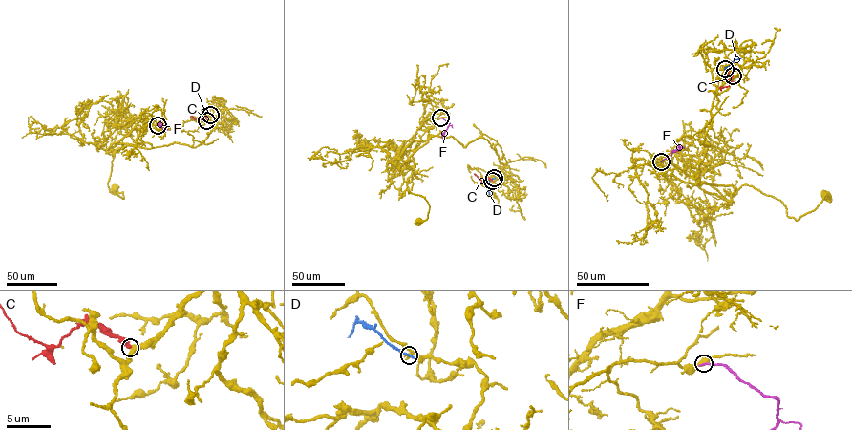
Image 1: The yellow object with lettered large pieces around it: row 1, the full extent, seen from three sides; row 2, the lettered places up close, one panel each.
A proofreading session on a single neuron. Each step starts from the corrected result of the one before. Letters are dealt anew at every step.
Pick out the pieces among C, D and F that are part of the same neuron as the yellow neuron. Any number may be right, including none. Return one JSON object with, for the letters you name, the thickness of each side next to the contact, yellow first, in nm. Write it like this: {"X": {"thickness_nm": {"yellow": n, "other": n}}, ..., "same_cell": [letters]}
{"same_cell": []}

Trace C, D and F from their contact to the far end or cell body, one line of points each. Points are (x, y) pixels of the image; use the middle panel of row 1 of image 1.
C: (492, 181), (487, 178), (481, 181), (474, 174)
D: (494, 178), (487, 183), (489, 194)
F: (440, 118), (449, 122), (442, 138)

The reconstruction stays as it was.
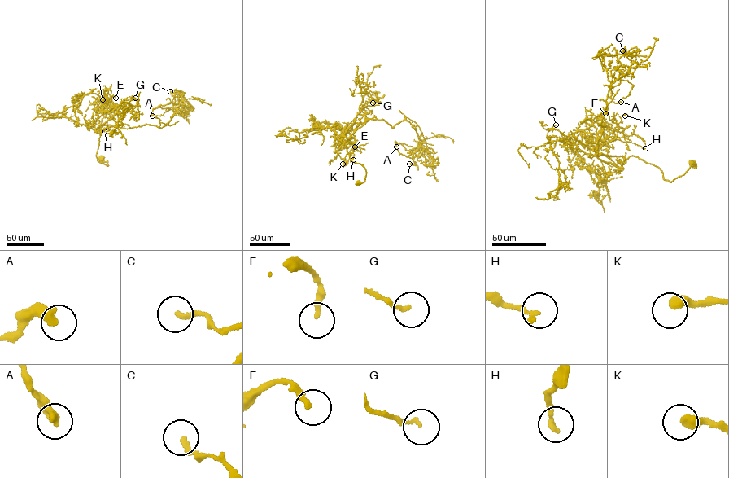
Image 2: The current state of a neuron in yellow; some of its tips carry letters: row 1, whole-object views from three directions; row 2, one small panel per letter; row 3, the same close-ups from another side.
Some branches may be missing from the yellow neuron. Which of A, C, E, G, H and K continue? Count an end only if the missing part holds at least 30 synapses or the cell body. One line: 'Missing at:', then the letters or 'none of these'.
Missing at: none of these

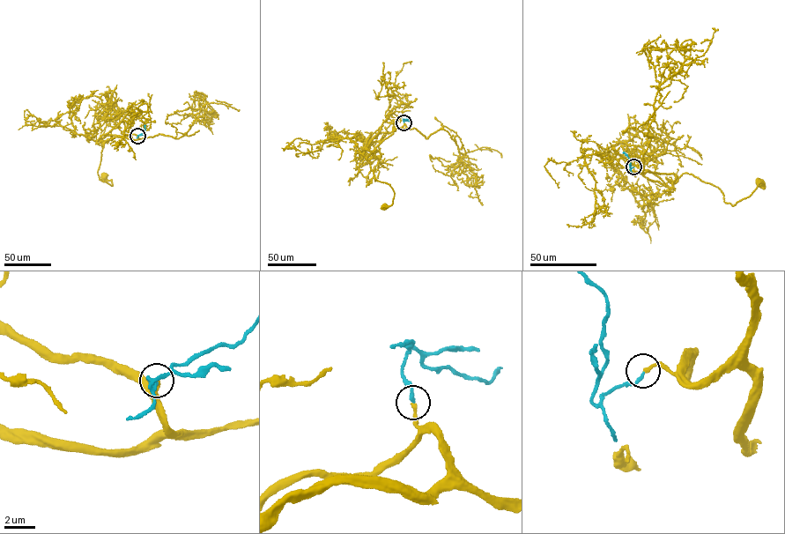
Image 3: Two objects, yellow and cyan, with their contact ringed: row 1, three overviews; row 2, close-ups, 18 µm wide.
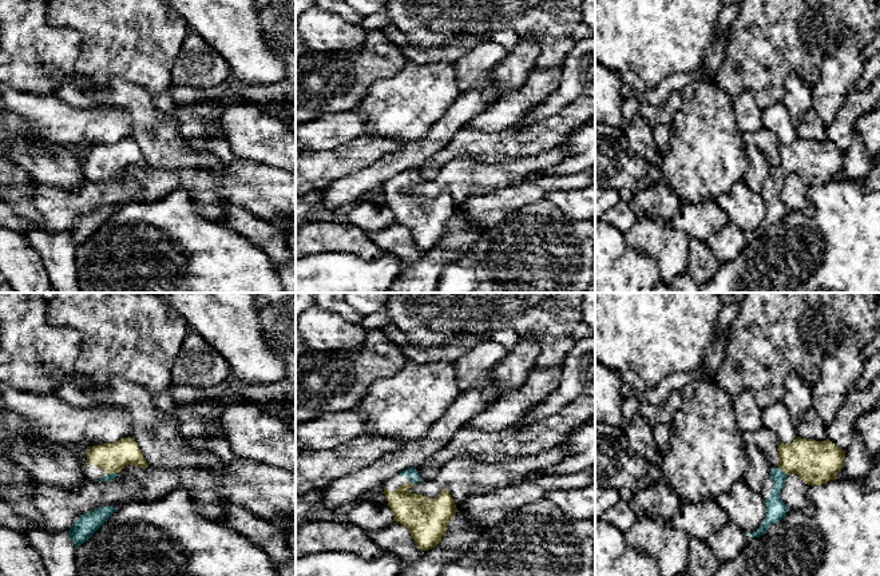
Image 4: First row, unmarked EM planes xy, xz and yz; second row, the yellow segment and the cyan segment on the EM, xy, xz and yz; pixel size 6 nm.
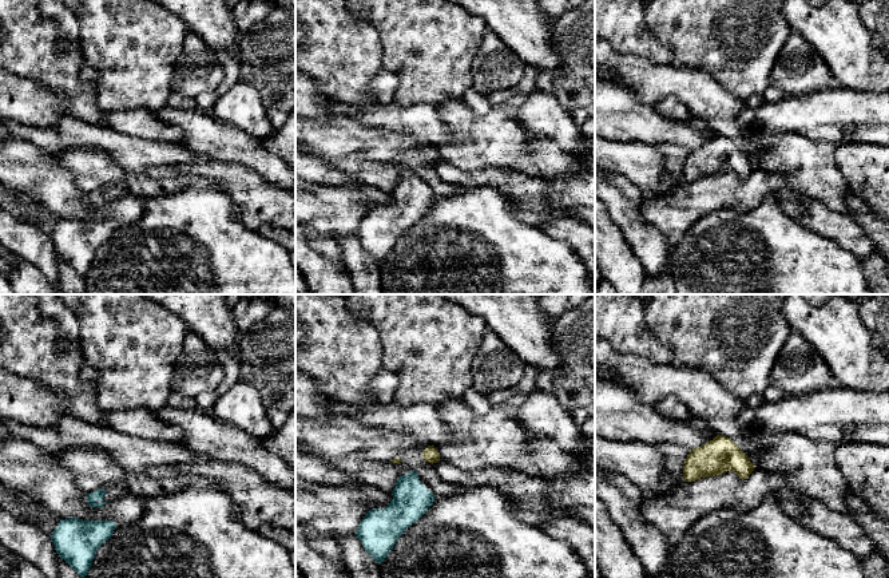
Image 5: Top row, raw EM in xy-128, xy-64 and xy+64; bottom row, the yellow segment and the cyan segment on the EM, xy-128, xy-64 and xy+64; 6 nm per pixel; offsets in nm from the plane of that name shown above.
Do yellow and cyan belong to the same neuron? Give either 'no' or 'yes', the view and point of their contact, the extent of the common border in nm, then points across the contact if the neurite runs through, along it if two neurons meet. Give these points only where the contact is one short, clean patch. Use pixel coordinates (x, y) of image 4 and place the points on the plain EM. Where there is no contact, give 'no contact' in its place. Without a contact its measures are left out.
yes; contact xz (412, 185); length 40 nm; way xz (427, 219), (405, 198), (412, 185), (411, 174)

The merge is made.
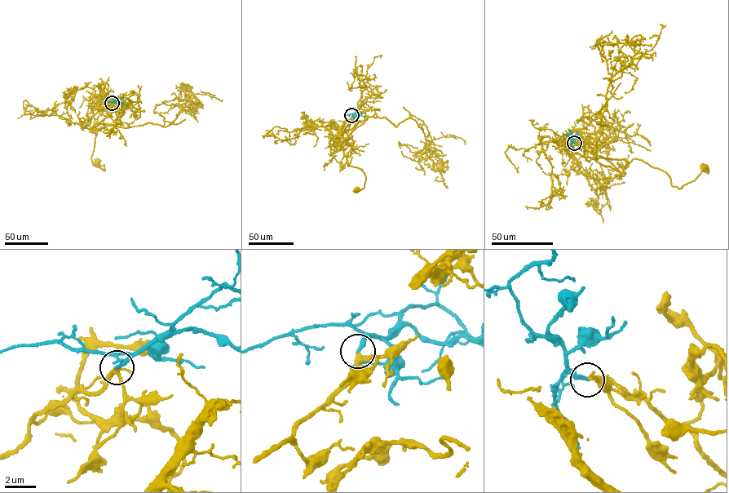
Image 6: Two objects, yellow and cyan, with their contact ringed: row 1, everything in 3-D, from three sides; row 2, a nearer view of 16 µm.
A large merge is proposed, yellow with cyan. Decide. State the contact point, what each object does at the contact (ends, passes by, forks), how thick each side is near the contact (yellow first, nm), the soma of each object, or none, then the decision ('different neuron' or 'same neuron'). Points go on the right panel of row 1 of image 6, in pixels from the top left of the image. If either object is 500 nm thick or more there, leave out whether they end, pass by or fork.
(574, 143) | yellow passes by | cyan ends | 240/240 nm | yellow (704, 168) | cyan none | same neuron

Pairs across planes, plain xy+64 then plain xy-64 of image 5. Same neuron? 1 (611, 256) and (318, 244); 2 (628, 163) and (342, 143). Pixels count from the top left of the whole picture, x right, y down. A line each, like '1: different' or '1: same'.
1: different
2: different

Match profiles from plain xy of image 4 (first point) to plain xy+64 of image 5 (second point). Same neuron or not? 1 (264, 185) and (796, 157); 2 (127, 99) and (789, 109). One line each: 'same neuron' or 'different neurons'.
1: same neuron
2: different neurons

